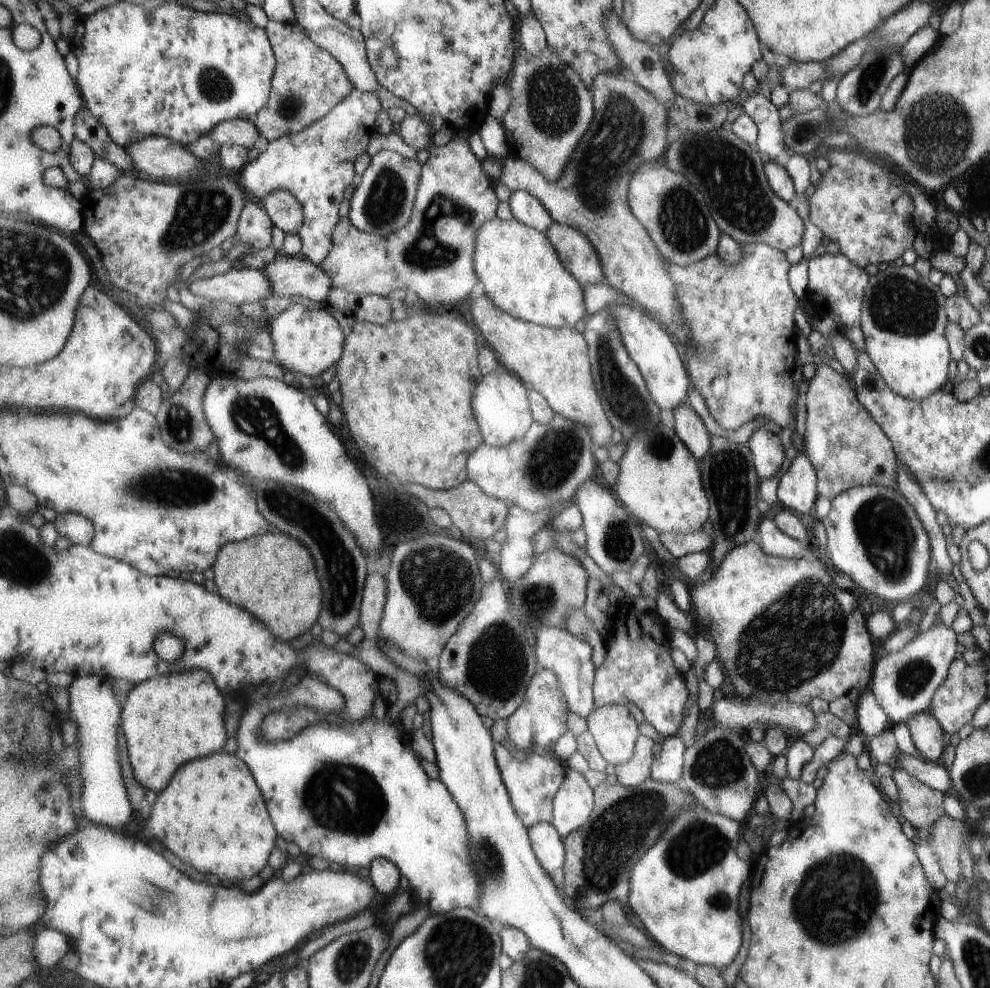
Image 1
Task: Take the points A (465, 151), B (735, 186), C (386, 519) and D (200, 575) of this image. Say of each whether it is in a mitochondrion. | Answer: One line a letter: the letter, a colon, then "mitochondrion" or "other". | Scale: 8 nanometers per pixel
A: other
B: mitochondrion
C: other
D: other

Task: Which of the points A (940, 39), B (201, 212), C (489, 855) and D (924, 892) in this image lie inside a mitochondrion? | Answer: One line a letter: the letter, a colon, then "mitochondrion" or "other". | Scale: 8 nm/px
A: other
B: mitochondrion
C: mitochondrion
D: other

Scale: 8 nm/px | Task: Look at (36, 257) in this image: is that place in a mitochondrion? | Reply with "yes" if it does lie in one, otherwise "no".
yes

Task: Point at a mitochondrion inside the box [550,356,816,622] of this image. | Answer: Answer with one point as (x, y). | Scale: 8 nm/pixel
(727, 470)

